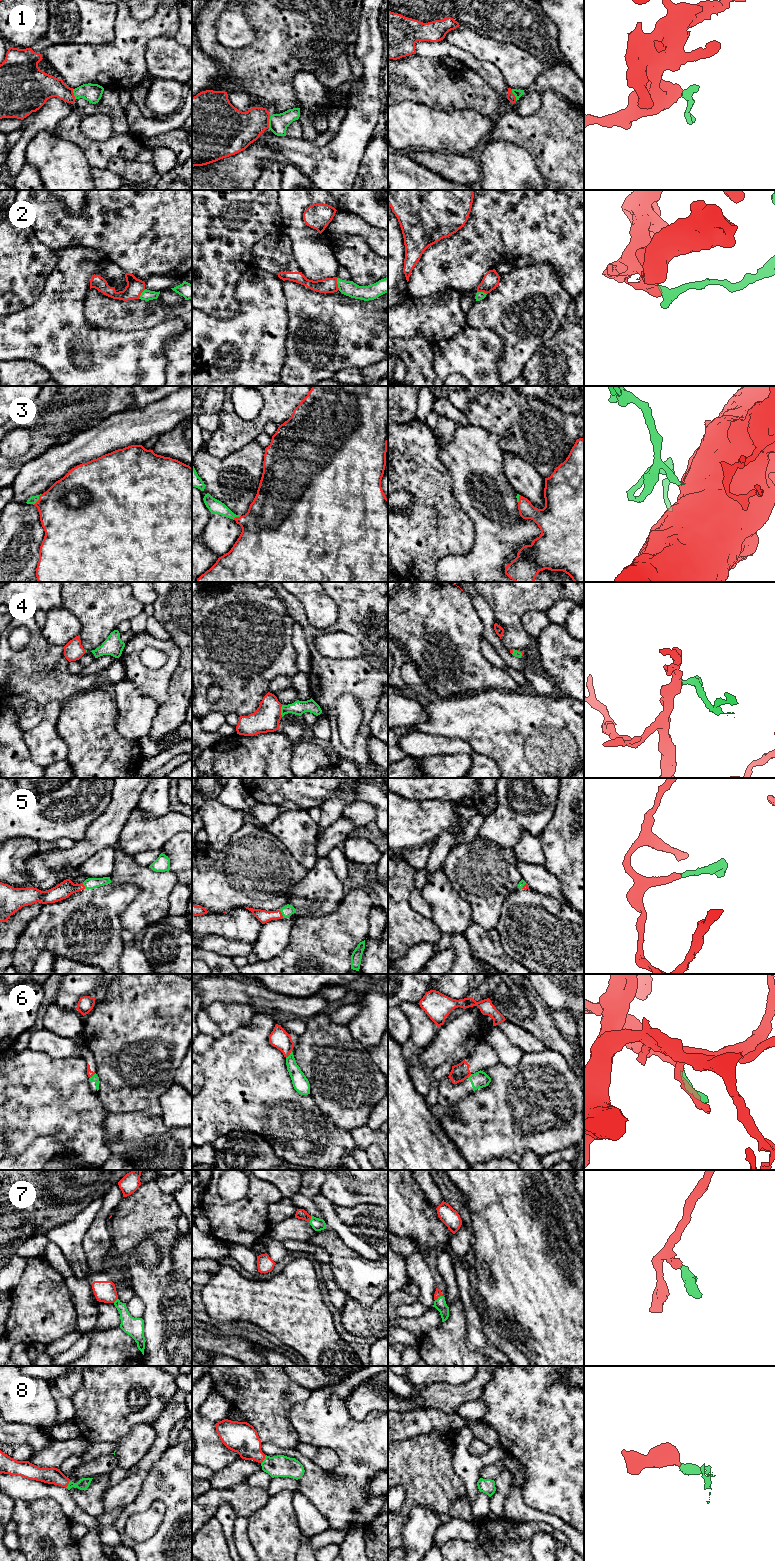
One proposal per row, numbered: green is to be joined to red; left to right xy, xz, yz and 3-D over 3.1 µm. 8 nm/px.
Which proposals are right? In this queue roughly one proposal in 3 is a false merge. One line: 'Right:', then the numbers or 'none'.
Right: 1, 3, 4, 5, 7, 8

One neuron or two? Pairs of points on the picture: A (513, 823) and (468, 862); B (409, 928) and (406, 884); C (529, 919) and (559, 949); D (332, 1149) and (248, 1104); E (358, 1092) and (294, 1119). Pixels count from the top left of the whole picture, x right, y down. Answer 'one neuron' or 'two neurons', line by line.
A: two neurons
B: one neuron
C: one neuron
D: one neuron
E: two neurons

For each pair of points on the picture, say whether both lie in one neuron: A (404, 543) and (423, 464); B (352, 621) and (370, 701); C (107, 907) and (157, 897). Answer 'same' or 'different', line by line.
A: same
B: same
C: different

